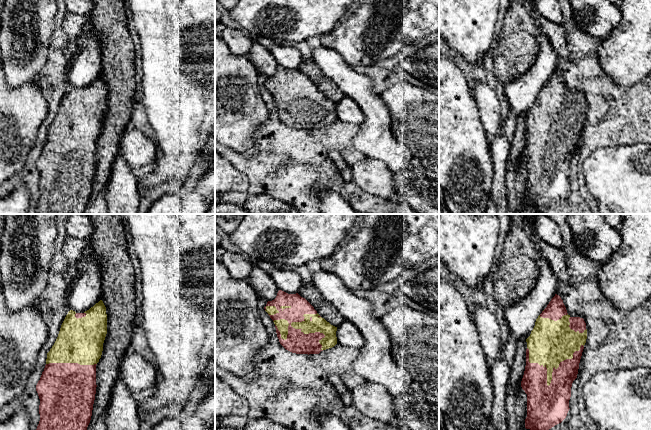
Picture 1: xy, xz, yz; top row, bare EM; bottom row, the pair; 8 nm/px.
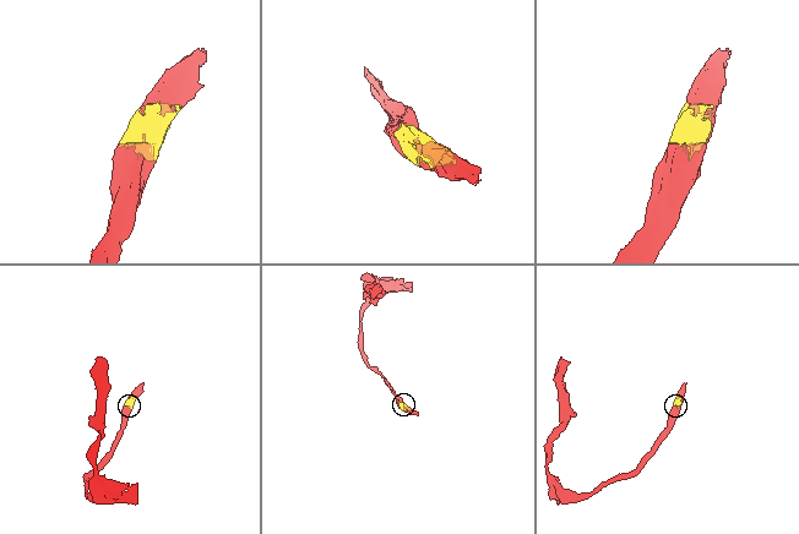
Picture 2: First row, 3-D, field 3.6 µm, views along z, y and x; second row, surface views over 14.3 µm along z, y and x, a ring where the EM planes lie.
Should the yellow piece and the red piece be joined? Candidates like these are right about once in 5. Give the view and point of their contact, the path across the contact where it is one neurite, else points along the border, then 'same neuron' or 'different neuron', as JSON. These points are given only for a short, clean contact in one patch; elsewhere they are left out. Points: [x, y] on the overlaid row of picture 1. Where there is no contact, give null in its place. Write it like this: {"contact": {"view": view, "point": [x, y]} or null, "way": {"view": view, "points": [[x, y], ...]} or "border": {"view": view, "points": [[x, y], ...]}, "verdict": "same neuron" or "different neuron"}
{"contact": {"view": "xz", "point": [306, 333]}, "verdict": "same neuron"}

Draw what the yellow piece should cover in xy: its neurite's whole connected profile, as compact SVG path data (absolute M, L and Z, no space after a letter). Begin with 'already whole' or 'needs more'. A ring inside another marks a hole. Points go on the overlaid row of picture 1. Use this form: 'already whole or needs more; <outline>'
needs more; M102 300L84 313L70 310L66 315L58 337L47 353L46 365L36 391L40 399L40 421L36 430L87 430L90 423L96 394L96 365L101 358L107 334L106 307Z

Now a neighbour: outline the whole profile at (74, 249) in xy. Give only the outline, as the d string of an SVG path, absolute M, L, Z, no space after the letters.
M68 236L63 243L62 253L69 262L79 262L88 253L89 245L86 240Z

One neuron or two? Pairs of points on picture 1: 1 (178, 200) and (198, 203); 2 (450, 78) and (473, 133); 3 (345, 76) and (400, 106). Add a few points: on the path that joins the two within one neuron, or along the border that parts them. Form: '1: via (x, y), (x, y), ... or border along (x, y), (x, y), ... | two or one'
1: via (183, 203), (193, 203) | one
2: via (450, 92), (450, 108), (459, 119) | one
3: border along (379, 94), (391, 116) | two

